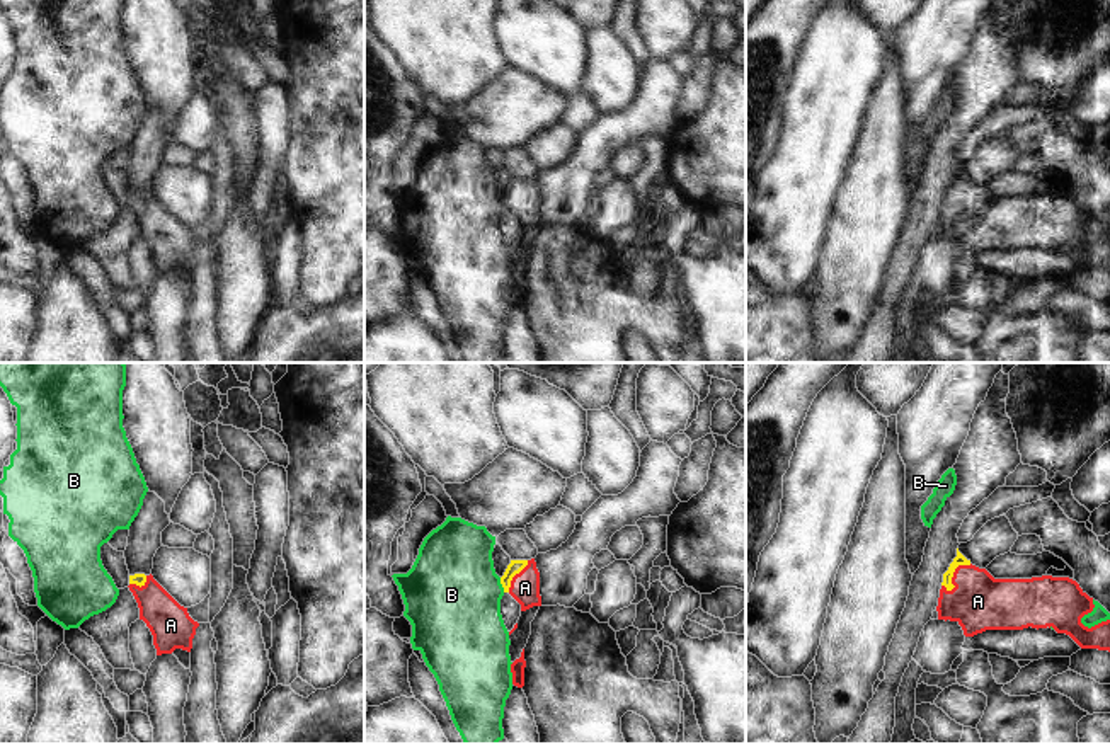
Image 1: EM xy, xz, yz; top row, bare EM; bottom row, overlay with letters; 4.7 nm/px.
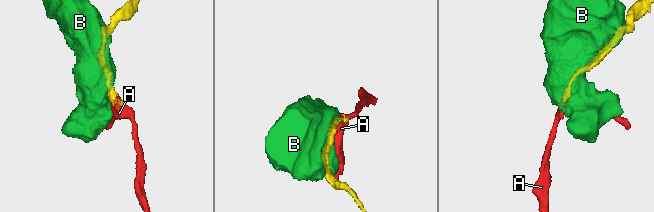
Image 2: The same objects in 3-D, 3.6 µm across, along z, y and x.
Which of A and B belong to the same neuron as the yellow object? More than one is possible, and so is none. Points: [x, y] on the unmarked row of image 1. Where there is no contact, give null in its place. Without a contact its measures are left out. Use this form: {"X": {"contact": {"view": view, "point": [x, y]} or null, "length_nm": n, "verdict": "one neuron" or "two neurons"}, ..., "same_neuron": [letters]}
{"A": {"contact": {"view": "yz", "point": [952, 194]}, "length_nm": 180, "verdict": "one neuron"}, "B": {"contact": {"view": "xz", "point": [501, 201]}, "length_nm": 80, "verdict": "two neurons"}, "same_neuron": ["A"]}

